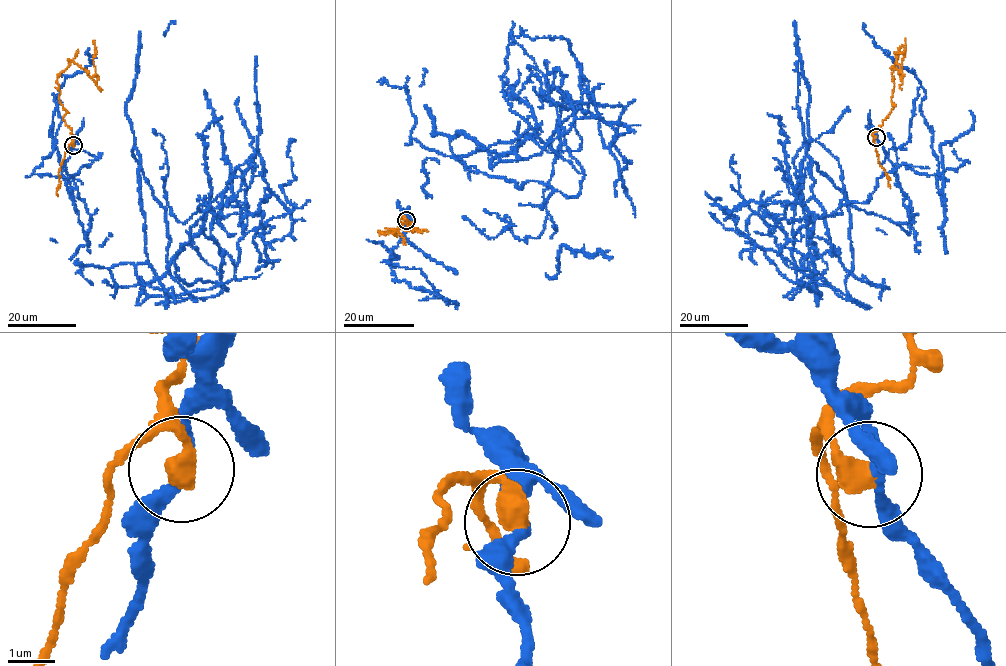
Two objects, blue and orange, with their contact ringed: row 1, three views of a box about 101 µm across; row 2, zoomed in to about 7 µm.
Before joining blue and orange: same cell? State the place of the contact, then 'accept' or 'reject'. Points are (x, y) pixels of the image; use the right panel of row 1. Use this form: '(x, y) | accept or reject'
(876, 137) | reject

